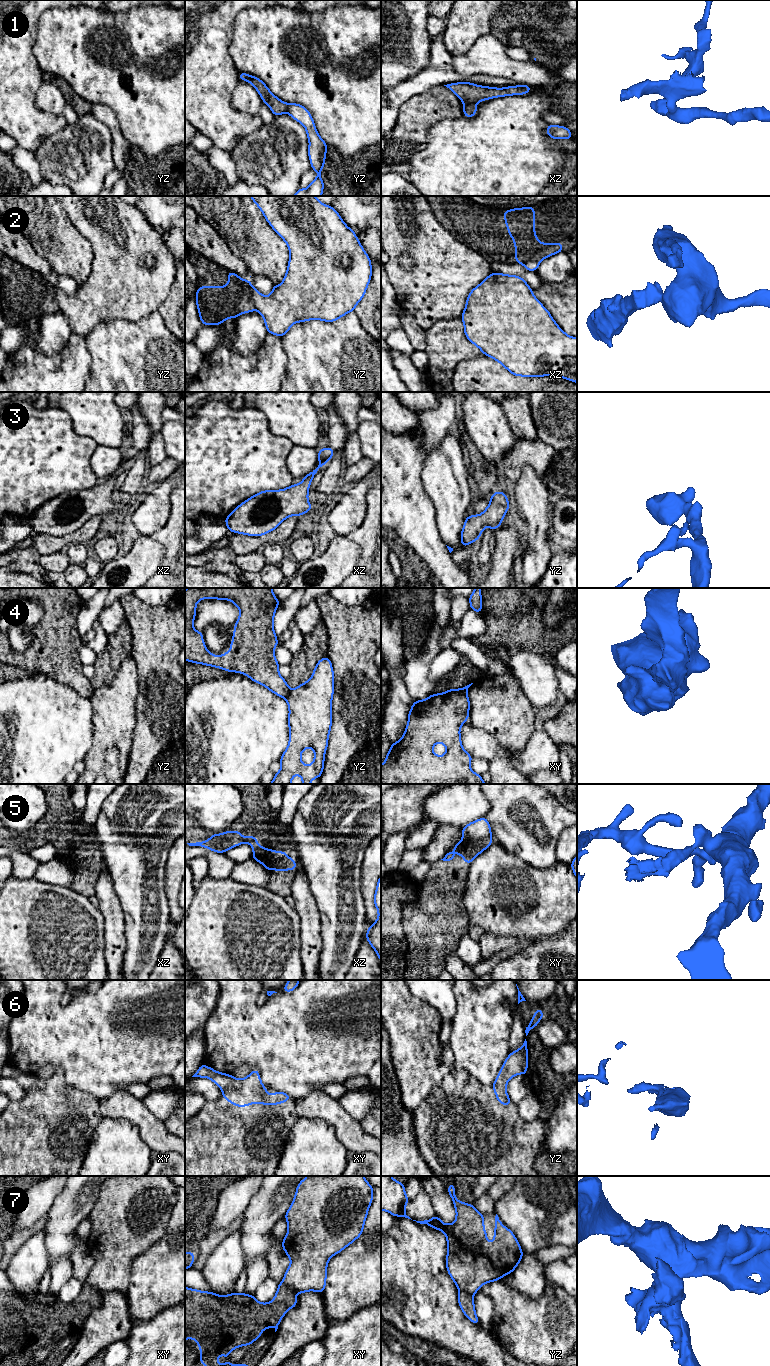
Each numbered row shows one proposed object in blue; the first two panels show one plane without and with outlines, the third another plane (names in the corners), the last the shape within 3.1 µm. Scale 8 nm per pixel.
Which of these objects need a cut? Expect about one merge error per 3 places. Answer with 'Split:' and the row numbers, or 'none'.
Split: 1, 2, 4, 5, 7

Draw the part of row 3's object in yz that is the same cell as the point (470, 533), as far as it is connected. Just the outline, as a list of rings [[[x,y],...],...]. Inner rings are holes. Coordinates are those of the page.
[[[495,492],[490,497],[490,503],[480,515],[466,517],[461,532],[461,544],[466,547],[468,544],[477,541],[485,527],[497,529],[509,509],[510,504],[505,493]]]

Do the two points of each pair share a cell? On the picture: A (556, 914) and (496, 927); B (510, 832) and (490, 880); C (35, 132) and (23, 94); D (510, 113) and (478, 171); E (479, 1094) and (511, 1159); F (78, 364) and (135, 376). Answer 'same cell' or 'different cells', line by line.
A: same cell
B: different cells
C: same cell
D: same cell
E: same cell
F: different cells

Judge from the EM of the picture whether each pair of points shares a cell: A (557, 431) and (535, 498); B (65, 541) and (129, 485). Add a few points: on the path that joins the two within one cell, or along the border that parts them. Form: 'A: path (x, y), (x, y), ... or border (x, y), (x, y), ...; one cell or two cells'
A: path (540, 448), (535, 453), (535, 481); one cell
B: border (101, 515), (91, 516), (75, 530); two cells

